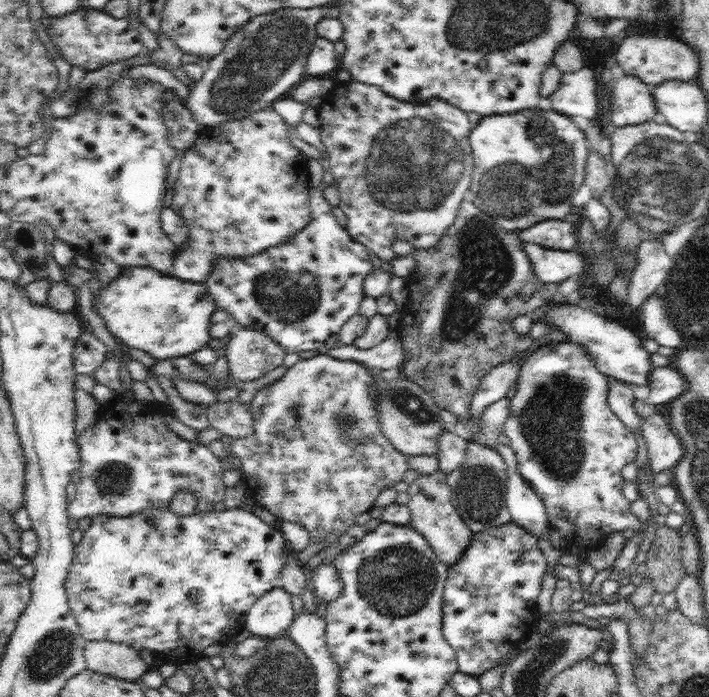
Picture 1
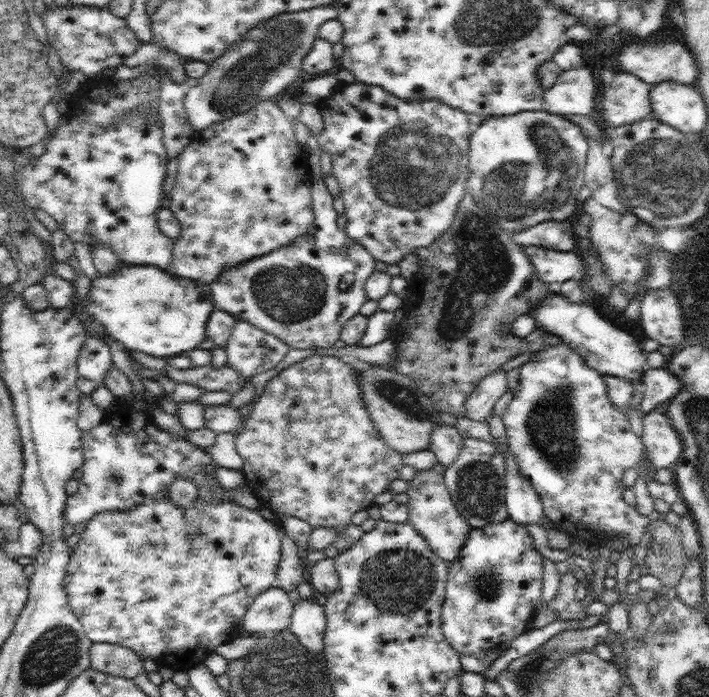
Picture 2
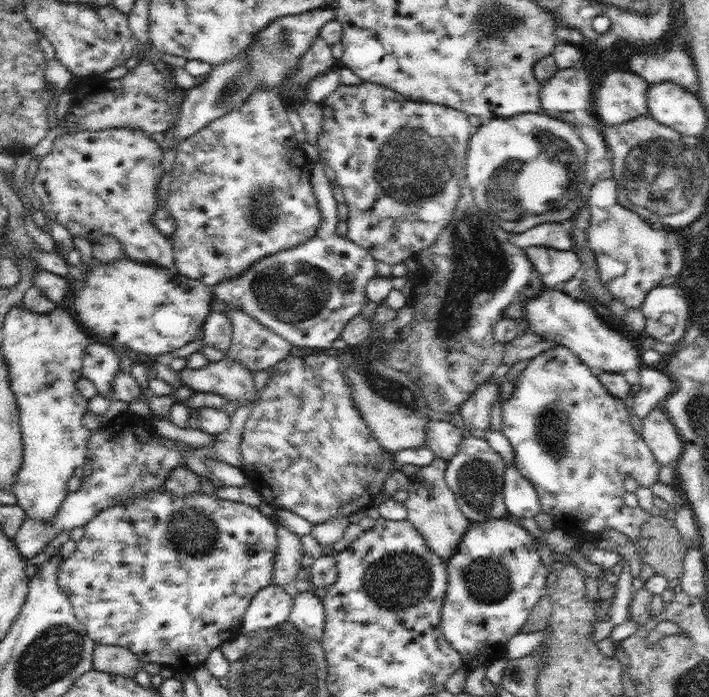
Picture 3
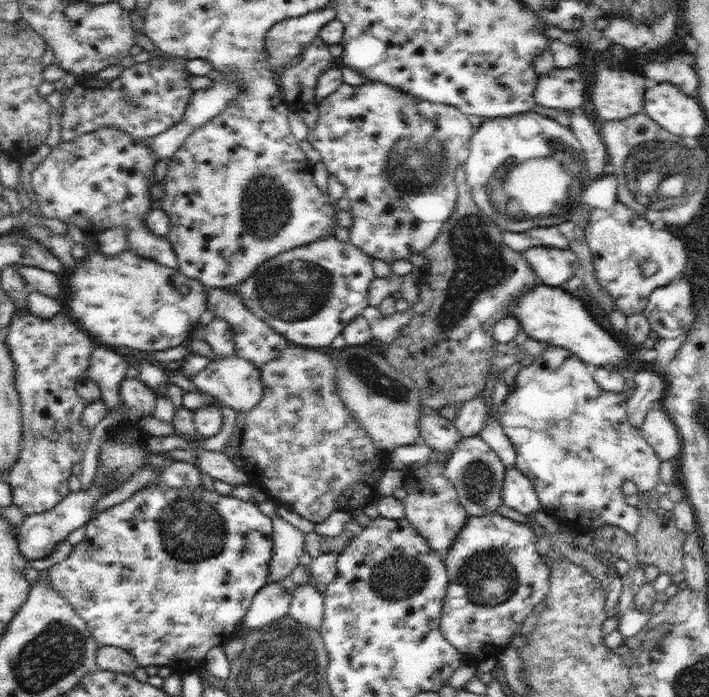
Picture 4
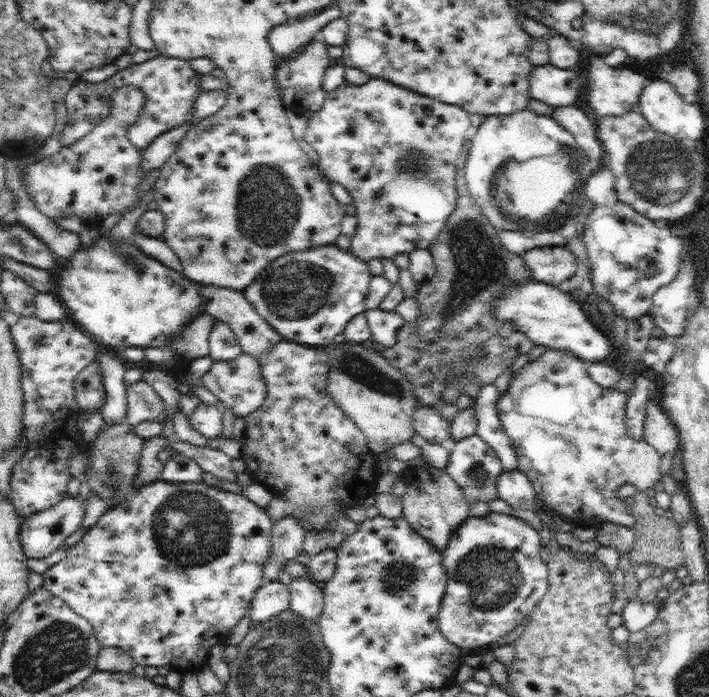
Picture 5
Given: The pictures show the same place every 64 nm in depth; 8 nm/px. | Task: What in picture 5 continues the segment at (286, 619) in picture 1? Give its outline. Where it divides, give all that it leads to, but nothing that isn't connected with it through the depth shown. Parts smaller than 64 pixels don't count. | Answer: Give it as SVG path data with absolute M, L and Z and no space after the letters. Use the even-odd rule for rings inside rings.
M263 578L247 612L251 624L265 624L269 618L285 610L289 610L289 586L279 584L279 580Z

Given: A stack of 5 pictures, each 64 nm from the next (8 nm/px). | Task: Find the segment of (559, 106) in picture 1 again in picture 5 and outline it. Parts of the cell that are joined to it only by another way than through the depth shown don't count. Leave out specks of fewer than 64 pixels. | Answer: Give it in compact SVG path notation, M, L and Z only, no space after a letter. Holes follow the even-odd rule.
M553 64L535 66L529 76L529 92L533 100L547 106L571 106L577 100L579 76L571 68L557 68Z

